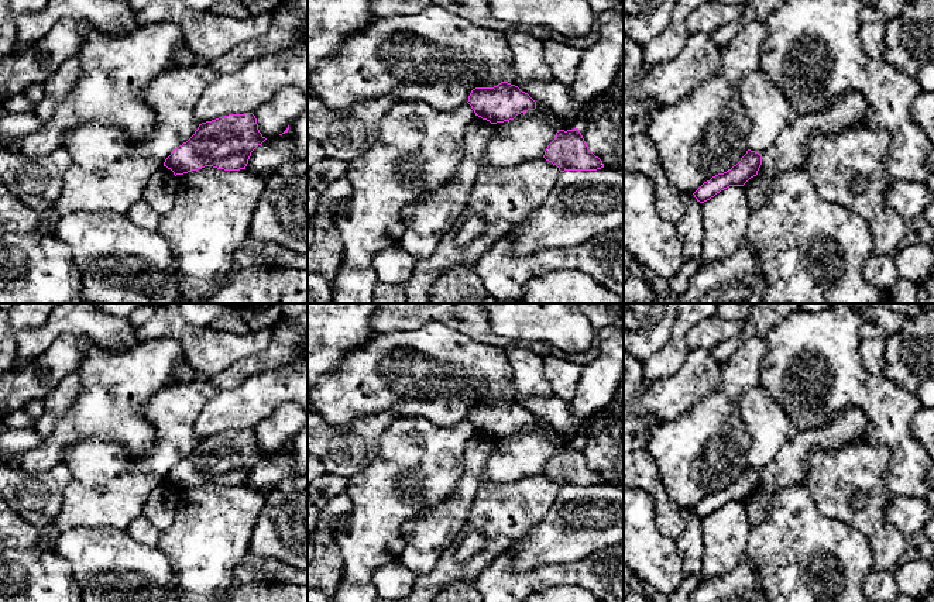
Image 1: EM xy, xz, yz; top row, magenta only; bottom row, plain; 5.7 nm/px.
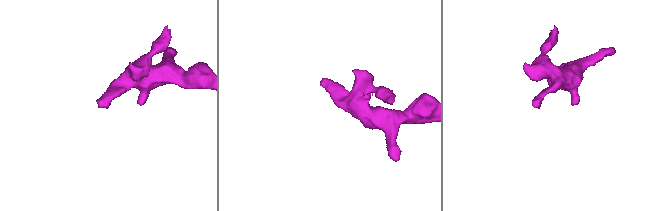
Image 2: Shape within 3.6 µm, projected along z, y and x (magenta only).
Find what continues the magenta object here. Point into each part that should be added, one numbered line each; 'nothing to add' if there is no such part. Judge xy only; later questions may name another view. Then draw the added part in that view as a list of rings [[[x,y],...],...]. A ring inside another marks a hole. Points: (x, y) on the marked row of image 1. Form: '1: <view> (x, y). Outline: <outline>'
nothing to add

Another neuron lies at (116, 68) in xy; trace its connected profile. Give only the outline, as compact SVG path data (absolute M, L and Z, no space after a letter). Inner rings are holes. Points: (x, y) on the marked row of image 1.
M172 23L140 25L121 32L90 28L78 56L80 75L75 87L58 104L51 120L24 137L16 148L31 159L47 156L63 148L63 135L71 128L89 121L114 123L126 133L131 147L142 147L157 123L154 110L142 99L142 92L155 76L175 68L176 51L185 45L181 27Z

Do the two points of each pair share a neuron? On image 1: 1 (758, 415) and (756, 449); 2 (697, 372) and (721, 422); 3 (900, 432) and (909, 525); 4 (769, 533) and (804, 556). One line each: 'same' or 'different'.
1: same
2: different
3: different
4: same

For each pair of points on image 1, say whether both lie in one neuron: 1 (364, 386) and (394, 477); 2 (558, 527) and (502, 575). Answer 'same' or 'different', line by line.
1: different
2: different

